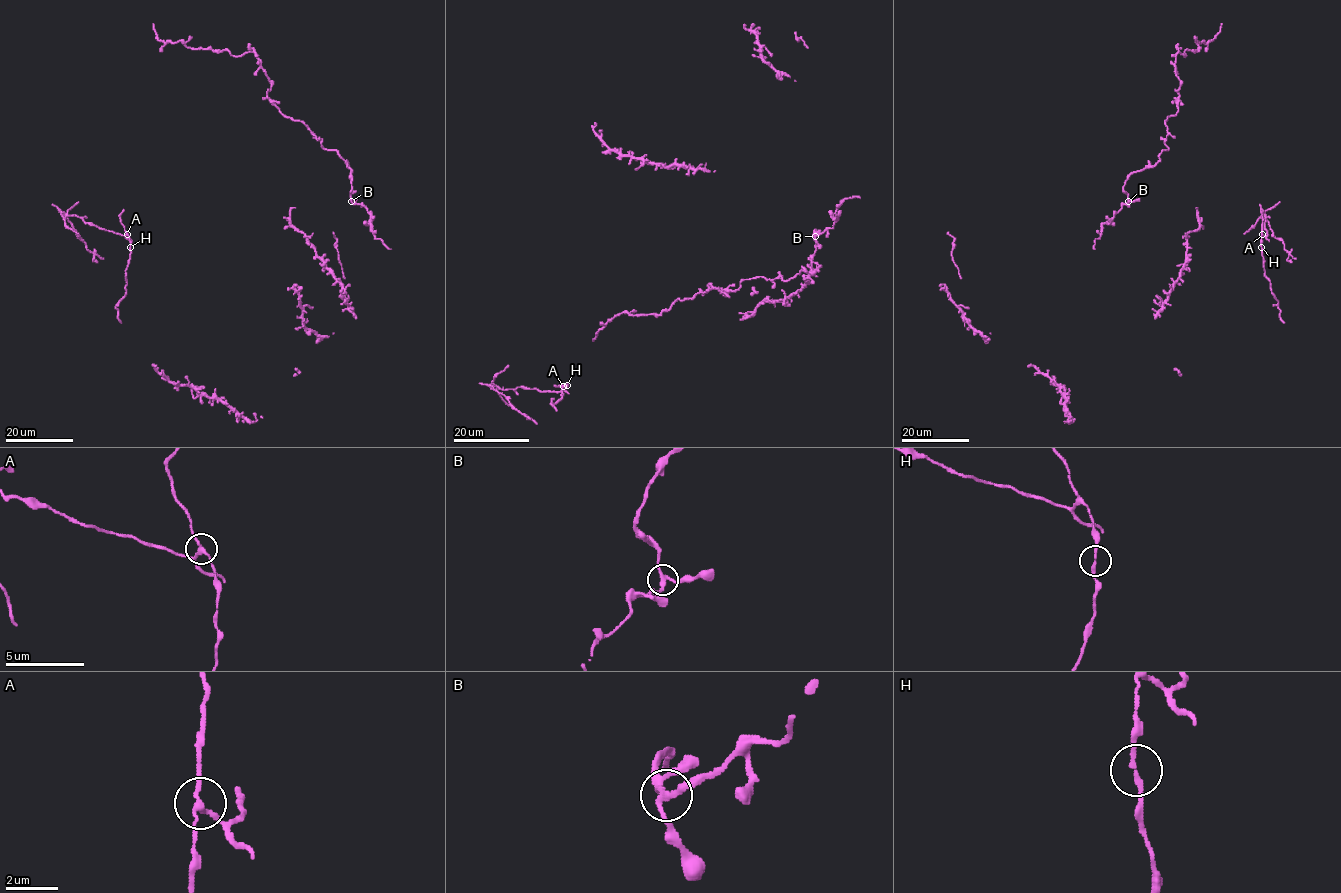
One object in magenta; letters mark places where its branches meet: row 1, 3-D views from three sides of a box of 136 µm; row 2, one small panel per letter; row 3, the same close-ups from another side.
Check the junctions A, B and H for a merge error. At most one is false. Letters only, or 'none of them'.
A

